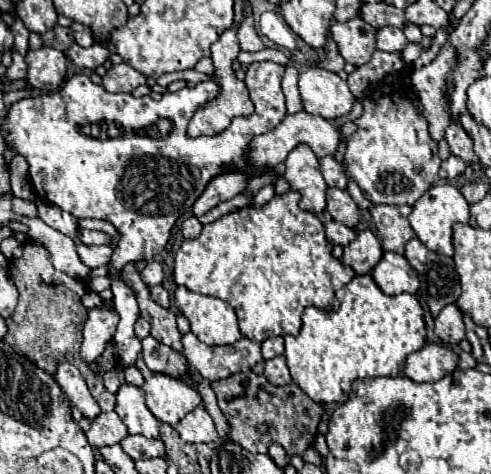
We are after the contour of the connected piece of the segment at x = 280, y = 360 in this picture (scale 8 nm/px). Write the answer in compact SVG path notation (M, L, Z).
M278 355L278 357L270 359L270 361L266 361L264 375L272 385L288 385L288 383L292 383L292 377L290 377L284 355Z

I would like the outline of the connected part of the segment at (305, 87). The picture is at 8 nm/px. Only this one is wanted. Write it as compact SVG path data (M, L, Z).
M308 67L304 73L300 73L298 87L304 111L310 115L336 119L352 111L354 97L348 89L348 83L332 71Z

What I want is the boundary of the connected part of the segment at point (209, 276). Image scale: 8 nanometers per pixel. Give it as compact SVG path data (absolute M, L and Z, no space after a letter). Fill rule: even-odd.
M288 191L284 195L274 195L260 207L246 205L210 225L204 225L196 239L184 239L176 251L174 283L184 285L194 293L218 297L234 307L240 321L240 331L250 341L262 343L270 335L298 335L302 327L300 315L306 305L318 305L320 309L330 311L332 295L356 277L352 267L332 255L332 245L326 241L322 221L314 213L302 211L298 201L300 195L296 191Z

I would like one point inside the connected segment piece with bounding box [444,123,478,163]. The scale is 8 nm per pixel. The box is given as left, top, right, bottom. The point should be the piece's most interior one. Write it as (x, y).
(460, 142)

